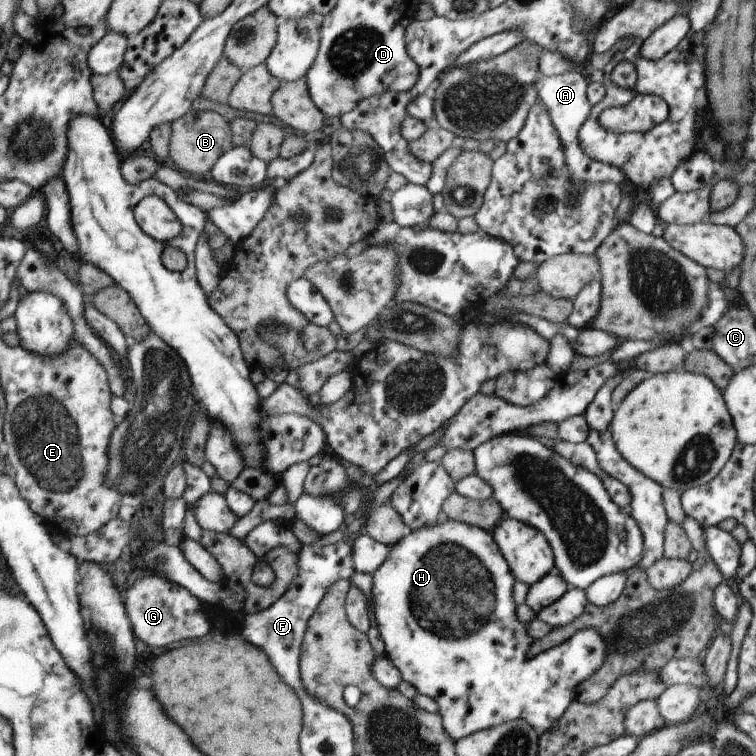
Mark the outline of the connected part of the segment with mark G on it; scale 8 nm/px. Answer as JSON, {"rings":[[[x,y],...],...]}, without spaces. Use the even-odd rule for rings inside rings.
{"rings":[[[151,573],[127,592],[124,603],[135,636],[139,636],[149,648],[165,648],[173,642],[201,638],[209,632],[209,624],[203,618],[197,600],[198,598],[182,585]]]}

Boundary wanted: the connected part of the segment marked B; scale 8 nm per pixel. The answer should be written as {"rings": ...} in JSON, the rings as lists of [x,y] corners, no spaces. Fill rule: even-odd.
{"rings":[[[190,110],[179,119],[171,122],[171,136],[169,136],[168,157],[177,167],[193,174],[193,176],[205,176],[217,161],[231,148],[229,140],[230,127],[218,113],[211,111],[199,112]]]}

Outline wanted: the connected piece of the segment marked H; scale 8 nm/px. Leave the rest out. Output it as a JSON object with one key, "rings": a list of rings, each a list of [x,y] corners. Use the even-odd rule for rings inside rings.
{"rings":[[[439,517],[438,523],[433,526],[417,528],[410,532],[410,535],[400,539],[398,543],[391,545],[391,551],[387,560],[373,572],[373,586],[370,589],[374,600],[369,606],[373,606],[373,613],[377,620],[377,631],[379,637],[385,645],[384,655],[399,672],[401,680],[411,684],[415,691],[425,695],[435,701],[439,710],[437,713],[442,717],[442,726],[453,740],[464,739],[476,731],[495,727],[513,720],[525,720],[527,724],[534,729],[537,734],[550,731],[554,725],[557,725],[558,719],[570,704],[572,699],[573,688],[586,680],[601,666],[603,654],[605,654],[605,644],[603,644],[600,635],[592,628],[575,632],[570,638],[546,651],[534,656],[532,659],[525,658],[527,646],[529,646],[529,636],[525,634],[523,624],[515,618],[515,606],[511,597],[513,587],[513,576],[510,568],[506,564],[505,558],[502,557],[501,550],[495,545],[494,538],[490,532],[485,532],[481,528],[463,524],[458,521],[447,520]]]}

